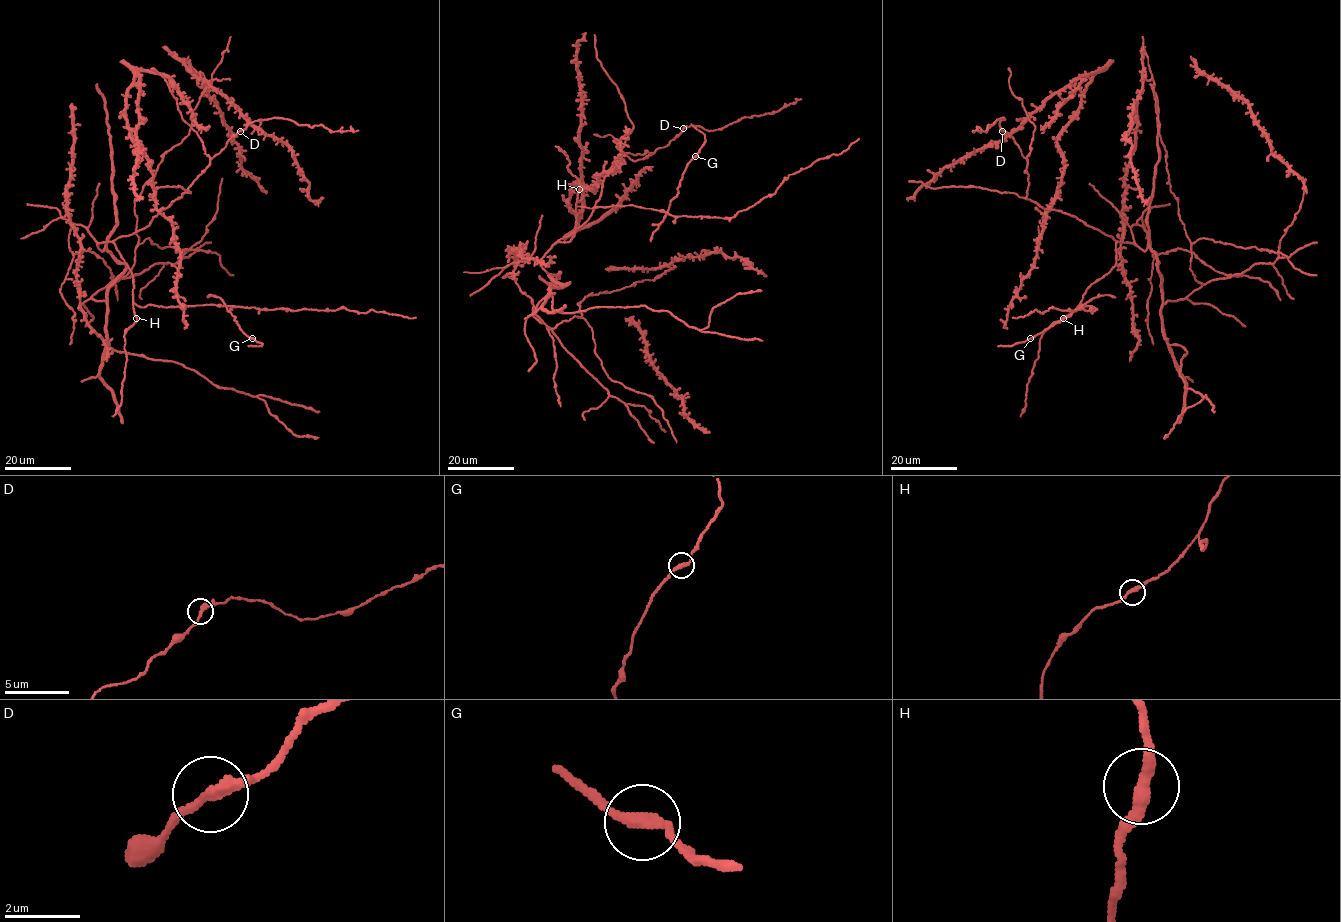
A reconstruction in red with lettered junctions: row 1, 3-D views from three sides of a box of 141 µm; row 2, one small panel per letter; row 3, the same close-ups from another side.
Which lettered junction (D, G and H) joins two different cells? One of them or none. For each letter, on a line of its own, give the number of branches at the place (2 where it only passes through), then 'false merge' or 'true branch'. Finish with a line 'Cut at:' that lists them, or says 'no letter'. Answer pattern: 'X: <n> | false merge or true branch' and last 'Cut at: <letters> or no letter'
D: 2 | true branch
G: 2 | true branch
H: 2 | true branch
Cut at: no letter

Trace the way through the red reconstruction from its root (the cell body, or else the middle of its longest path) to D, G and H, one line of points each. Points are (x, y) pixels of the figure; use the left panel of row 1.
D: (124, 264), (98, 244), (147, 226), (240, 131)
G: (124, 264), (98, 244), (115, 245), (131, 272), (133, 301), (138, 305), (223, 304), (252, 339)
H: (124, 264), (106, 246), (101, 251), (98, 244), (111, 241), (131, 272), (136, 318)

